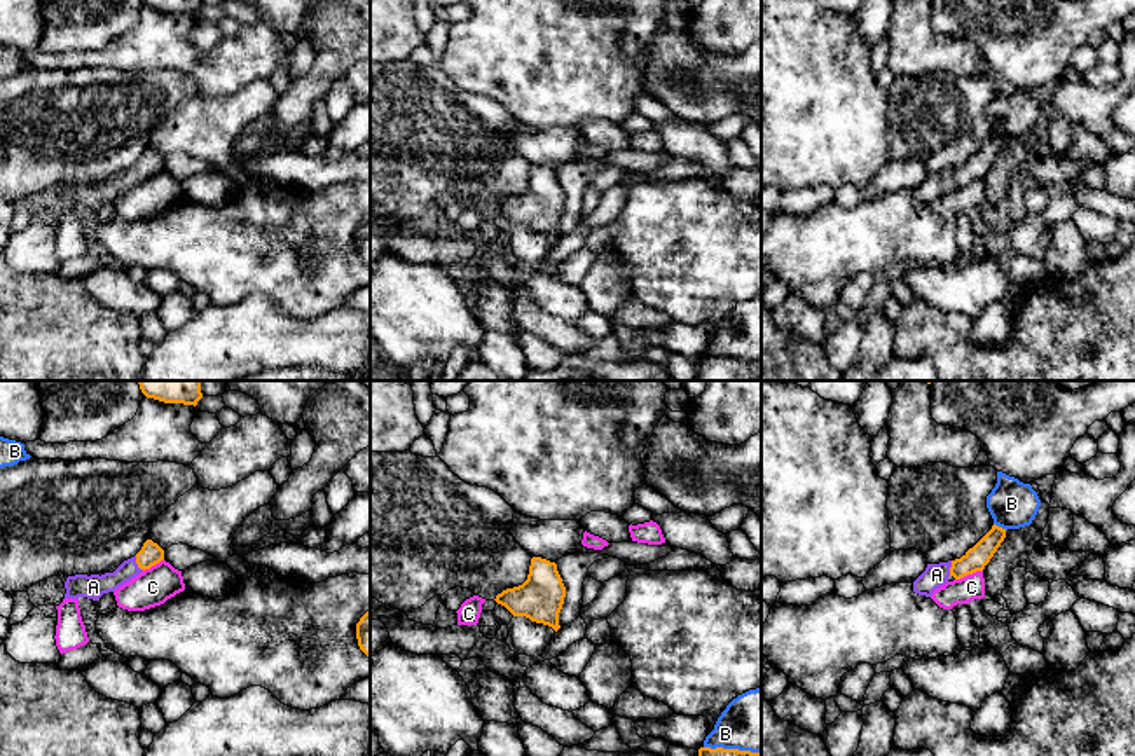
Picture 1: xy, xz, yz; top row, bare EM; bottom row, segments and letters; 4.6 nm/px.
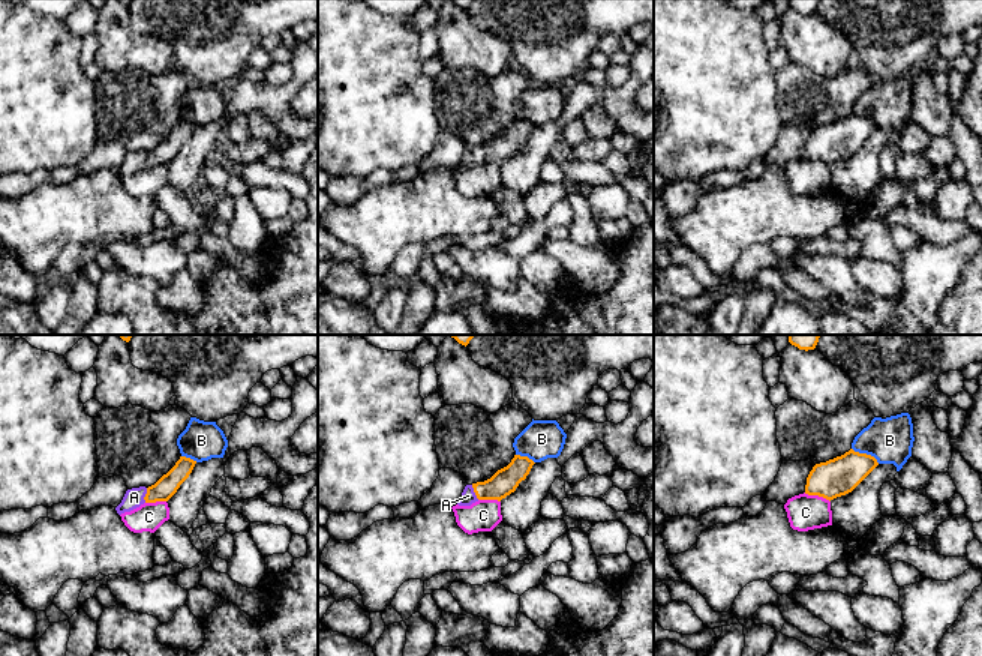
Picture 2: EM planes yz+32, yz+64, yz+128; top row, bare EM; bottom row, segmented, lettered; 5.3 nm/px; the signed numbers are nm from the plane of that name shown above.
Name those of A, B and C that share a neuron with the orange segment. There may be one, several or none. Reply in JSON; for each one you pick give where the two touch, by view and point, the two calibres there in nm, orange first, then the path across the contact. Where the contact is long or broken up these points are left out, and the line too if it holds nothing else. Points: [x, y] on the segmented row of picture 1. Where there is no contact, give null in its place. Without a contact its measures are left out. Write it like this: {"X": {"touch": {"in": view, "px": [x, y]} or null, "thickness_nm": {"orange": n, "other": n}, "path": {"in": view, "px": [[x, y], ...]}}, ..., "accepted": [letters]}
{"A": {"touch": {"in": "xy", "px": [137, 563]}, "thickness_nm": {"orange": 110, "other": 110}, "path": {"in": "xy", "px": [[151, 554], [137, 563], [117, 578], [93, 587]]}}, "accepted": ["A"]}

